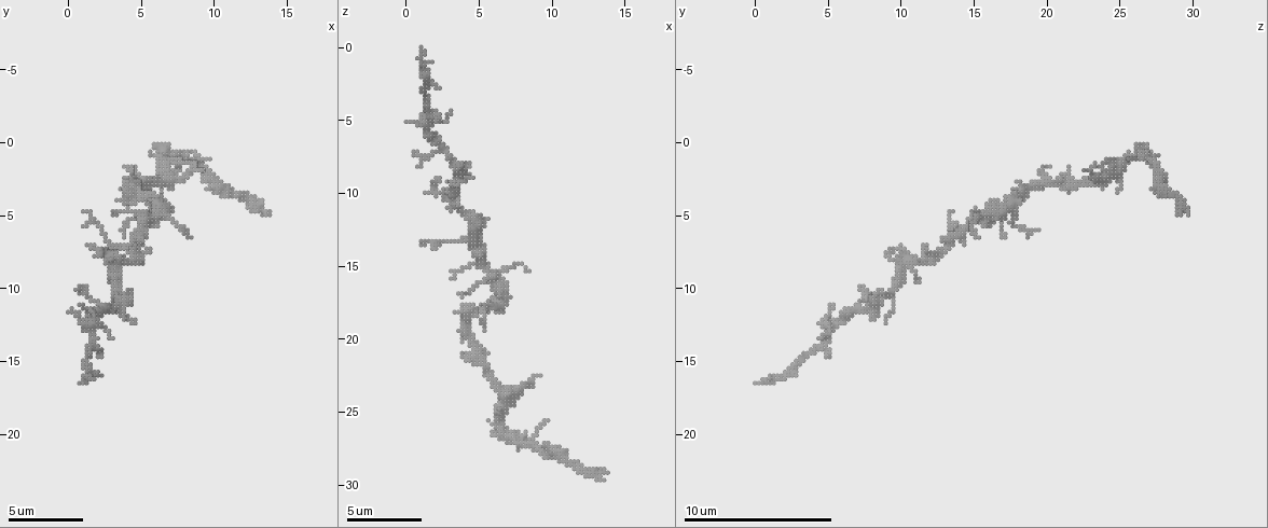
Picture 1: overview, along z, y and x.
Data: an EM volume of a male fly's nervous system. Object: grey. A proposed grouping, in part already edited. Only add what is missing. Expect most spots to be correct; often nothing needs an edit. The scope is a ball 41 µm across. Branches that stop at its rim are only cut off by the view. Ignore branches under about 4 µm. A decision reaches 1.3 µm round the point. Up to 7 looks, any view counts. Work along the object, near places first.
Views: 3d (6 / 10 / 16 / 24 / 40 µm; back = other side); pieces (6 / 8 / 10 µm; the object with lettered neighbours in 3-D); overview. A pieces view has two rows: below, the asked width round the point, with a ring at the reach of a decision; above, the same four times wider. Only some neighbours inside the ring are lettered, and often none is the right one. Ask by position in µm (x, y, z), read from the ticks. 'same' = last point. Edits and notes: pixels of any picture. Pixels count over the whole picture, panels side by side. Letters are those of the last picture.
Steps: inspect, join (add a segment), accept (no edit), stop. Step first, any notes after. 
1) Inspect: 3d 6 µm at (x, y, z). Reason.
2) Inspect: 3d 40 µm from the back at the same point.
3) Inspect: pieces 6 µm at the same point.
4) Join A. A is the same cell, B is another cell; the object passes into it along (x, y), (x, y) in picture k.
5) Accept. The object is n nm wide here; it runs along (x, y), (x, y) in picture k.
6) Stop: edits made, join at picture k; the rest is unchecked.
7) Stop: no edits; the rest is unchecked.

Inspect: pieces 10 µm at (9.0, 1.8, 22.6). An open end.

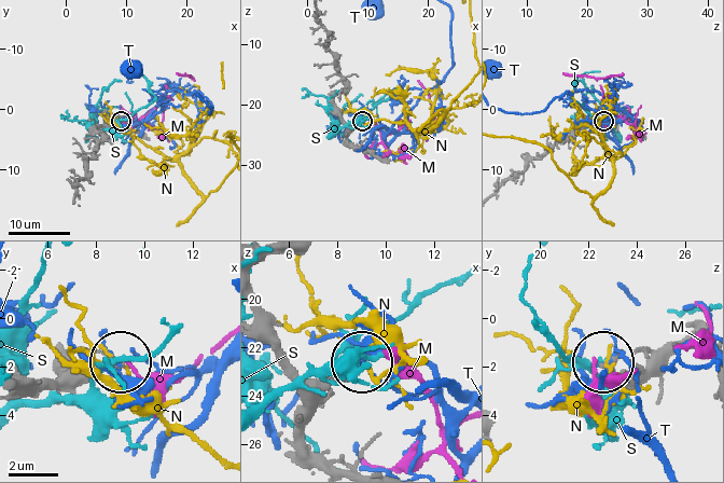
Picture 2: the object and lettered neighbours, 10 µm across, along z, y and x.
Accept. M, N, S and T are other cells; no lettered segment goes on from it.

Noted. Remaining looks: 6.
Inspect: 3d 10 µm at (5.4, 6.2, 19.2). Tapers out.

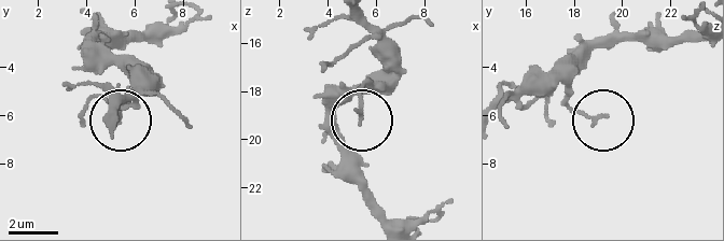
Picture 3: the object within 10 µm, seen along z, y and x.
Inspect: pieces 10 µm at (5.3, 6.0, 19.3).

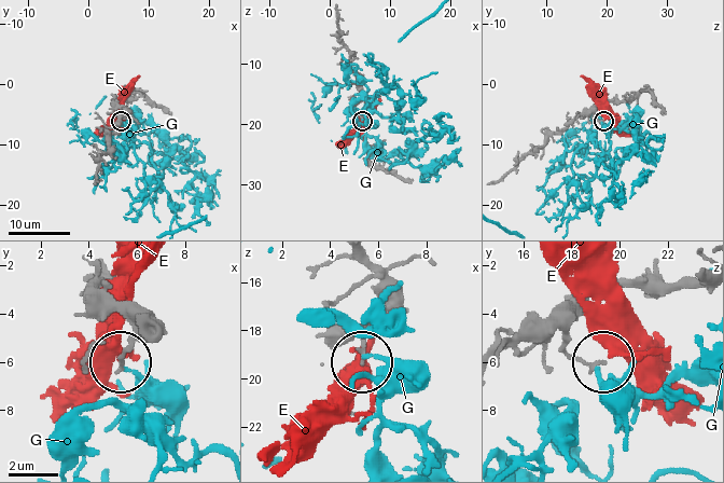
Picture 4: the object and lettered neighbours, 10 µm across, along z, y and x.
Accept. E and G are other cells; none of them fits.

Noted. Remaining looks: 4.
Inspect: pieces 10 µm at (3.2, 9.4, 11.2). Branch stops here.

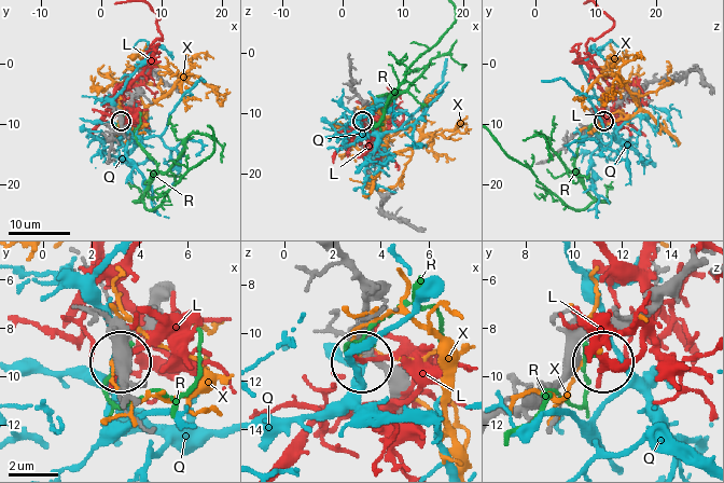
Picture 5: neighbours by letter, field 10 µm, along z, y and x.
Accept. L, Q, R and X are other cells; none of them fits.

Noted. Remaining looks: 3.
Inspect: pieces 6 µm at (0.8, 9.8, 7.4). Free end.

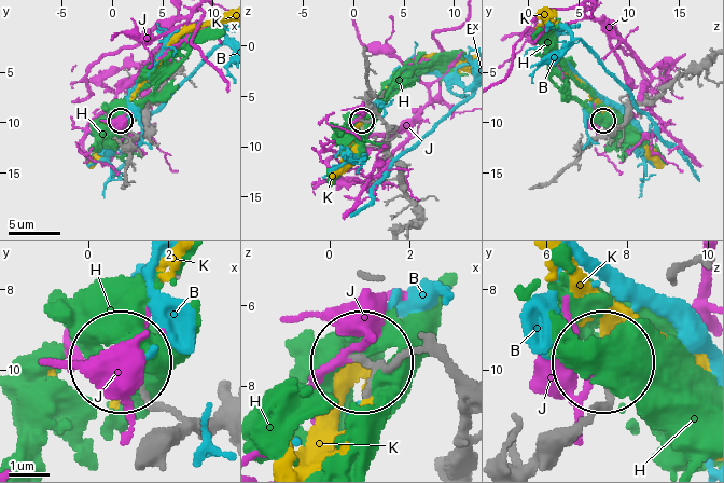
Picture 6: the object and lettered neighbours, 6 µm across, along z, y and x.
Accept. The object is 140 nm wide here; B, H, J and K are other cells; it runs along (422, 353), (363, 362) in picture 6; no lettered segment goes on from it.

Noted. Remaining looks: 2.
Stop: no edits; the rest is unchecked.

